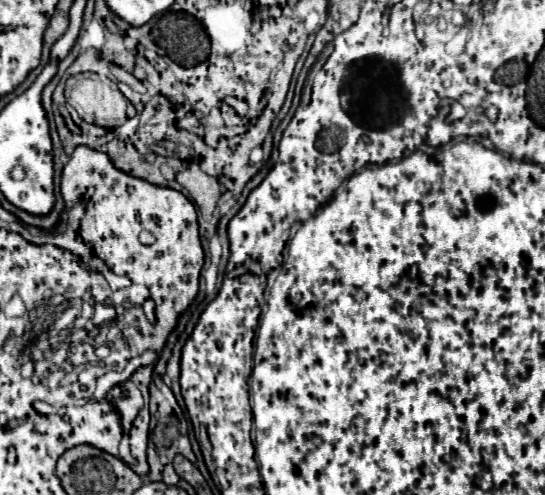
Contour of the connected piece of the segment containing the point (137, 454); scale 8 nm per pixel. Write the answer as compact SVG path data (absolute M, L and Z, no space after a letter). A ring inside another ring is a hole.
M146 404L136 414L136 418L132 422L132 428L130 428L130 450L139 464L139 472L136 473L141 477L146 477L149 472L146 450L150 433L150 417L149 408Z

